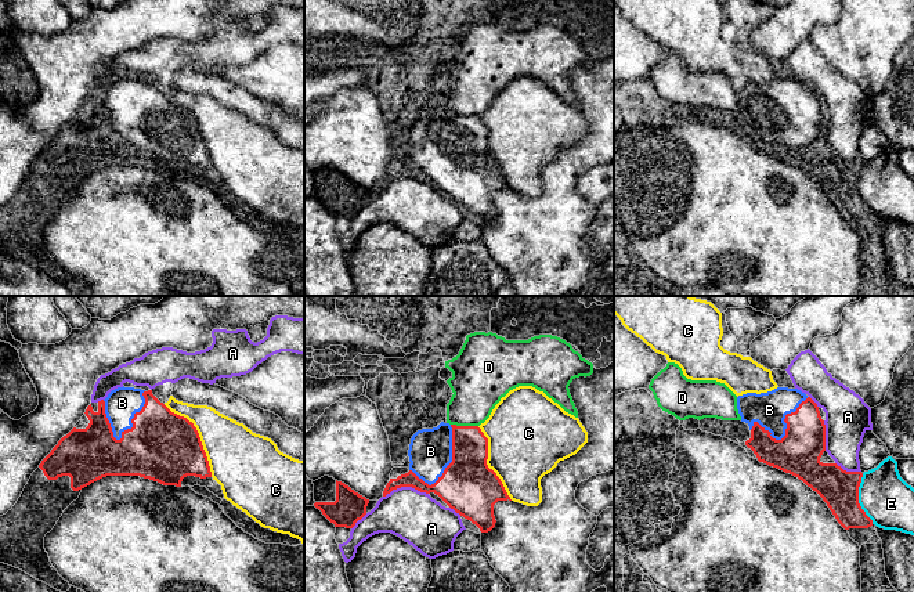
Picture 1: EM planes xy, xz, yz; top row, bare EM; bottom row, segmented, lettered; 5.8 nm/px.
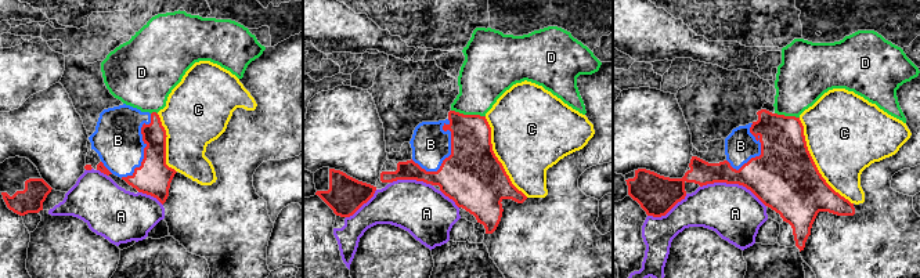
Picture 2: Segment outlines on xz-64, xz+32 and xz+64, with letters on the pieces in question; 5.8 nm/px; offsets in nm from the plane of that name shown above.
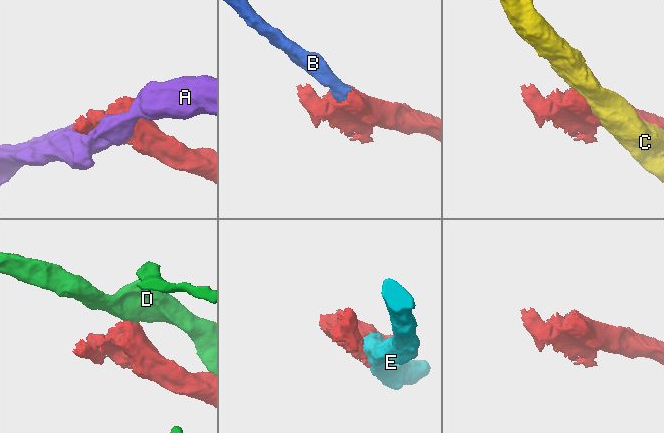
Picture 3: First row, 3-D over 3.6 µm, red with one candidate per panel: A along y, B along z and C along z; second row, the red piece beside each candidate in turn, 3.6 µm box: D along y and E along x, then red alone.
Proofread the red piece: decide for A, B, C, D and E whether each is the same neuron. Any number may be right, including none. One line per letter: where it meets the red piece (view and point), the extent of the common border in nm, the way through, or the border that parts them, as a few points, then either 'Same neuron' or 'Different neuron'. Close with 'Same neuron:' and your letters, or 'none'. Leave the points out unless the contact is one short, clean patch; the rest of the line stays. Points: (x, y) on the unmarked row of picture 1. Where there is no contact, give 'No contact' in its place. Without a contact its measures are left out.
A: Touches red at xz (405, 176). Shared border 260 nm. Different neuron
B: Touches red at xy (134, 107). Shared border 340 nm. Same neuron
C: Touches red at xy (198, 126). Shared border 500 nm. Different neuron
D: Touches red at xz (465, 116). Shared border 160 nm. Different neuron
E: Touches red at yz (857, 188). Shared border 300 nm. Different neuron
Same neuron: B

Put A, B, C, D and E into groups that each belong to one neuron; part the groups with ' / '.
A / B / C / D / E

